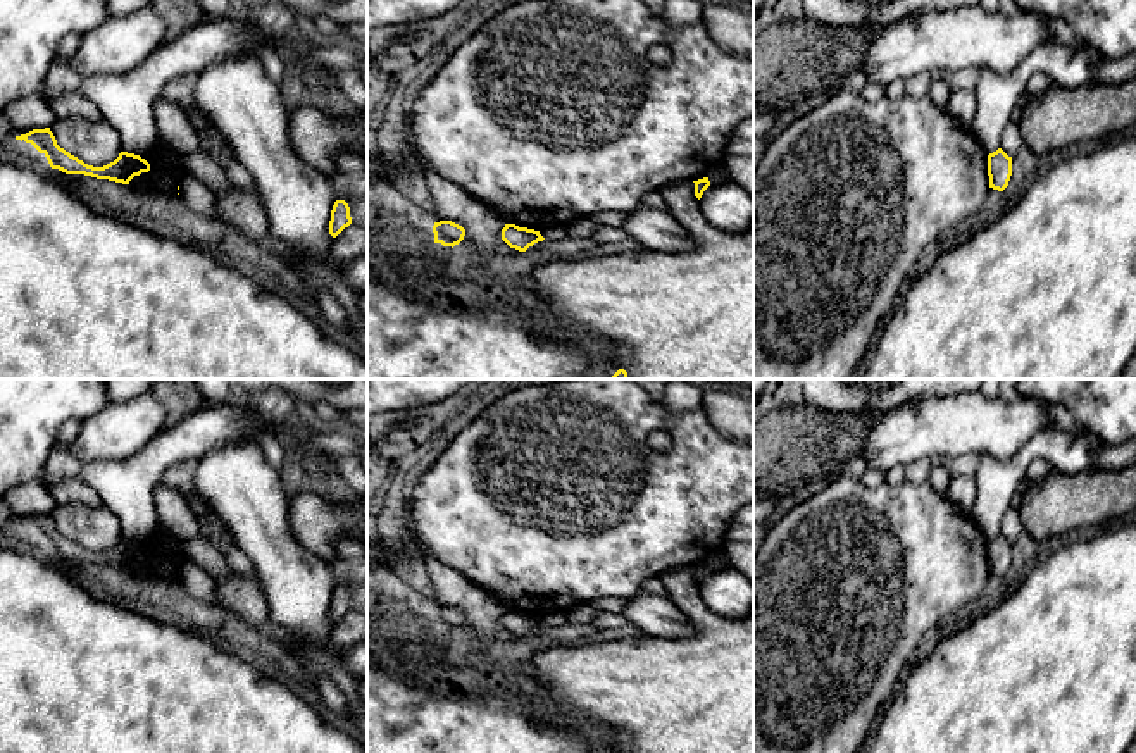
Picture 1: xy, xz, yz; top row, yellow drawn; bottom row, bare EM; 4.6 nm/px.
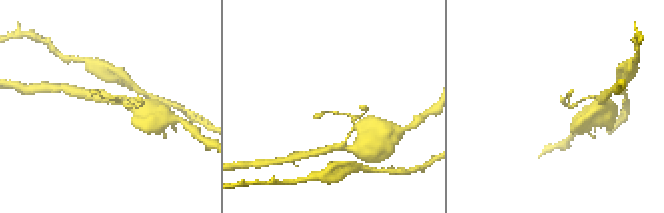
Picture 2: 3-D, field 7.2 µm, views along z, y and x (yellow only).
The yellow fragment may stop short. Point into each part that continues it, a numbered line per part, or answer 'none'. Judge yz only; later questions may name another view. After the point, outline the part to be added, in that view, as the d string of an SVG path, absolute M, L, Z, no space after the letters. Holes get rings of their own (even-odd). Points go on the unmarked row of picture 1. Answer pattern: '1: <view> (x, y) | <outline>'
none

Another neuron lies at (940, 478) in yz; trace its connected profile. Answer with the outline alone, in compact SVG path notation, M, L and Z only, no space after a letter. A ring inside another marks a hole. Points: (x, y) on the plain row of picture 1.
M943 462L933 464L927 482L939 495L946 495L952 482L952 474L948 472Z

